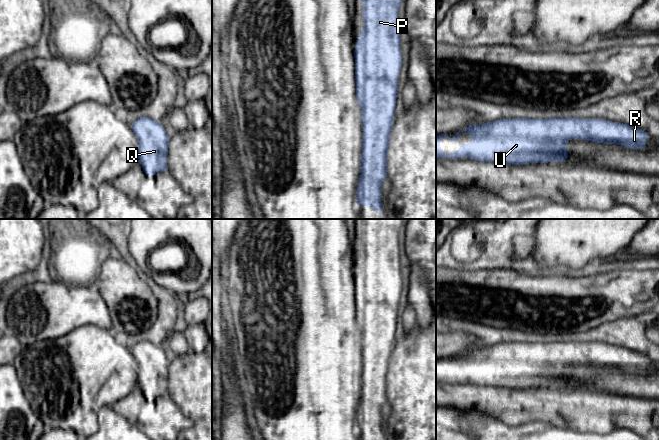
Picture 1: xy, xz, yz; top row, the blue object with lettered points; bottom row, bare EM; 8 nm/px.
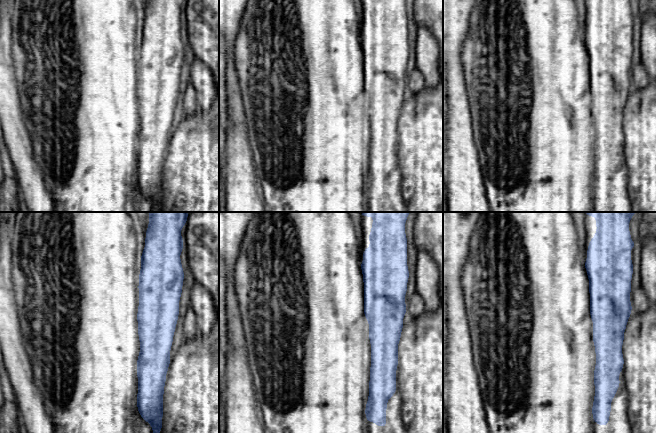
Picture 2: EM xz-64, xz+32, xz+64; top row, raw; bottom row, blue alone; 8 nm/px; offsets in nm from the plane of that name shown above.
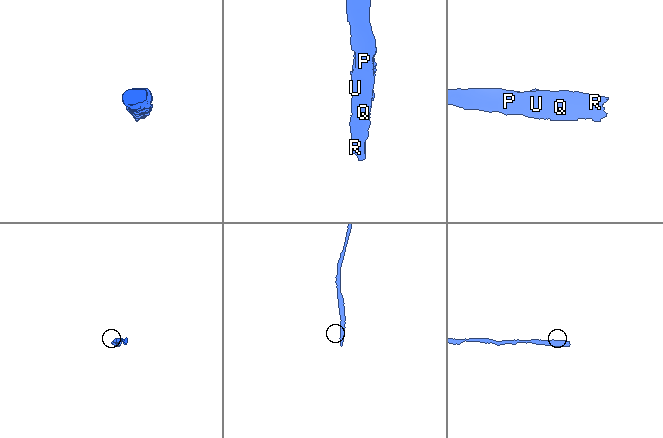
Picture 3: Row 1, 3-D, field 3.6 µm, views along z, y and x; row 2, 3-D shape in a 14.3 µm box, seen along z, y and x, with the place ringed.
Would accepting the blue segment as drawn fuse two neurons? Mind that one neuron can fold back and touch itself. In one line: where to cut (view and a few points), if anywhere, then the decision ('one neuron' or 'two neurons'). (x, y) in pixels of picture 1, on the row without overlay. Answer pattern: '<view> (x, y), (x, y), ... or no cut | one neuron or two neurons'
no cut | one neuron

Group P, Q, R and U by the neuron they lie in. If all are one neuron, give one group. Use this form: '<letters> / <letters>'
P Q R U

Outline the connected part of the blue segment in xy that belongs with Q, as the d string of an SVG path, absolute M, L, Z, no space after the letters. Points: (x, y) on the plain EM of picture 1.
M142 340L131 349L138 363L138 386L148 402L168 394L168 359L160 346Z

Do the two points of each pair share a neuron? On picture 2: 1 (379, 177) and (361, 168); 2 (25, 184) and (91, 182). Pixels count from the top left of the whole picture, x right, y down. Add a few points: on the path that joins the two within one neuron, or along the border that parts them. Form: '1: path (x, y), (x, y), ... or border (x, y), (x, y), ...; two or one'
1: border (370, 148), (365, 194); two
2: border (36, 161), (53, 201); two

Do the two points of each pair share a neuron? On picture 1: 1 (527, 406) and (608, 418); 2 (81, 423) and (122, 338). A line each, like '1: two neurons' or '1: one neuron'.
1: one neuron
2: two neurons

